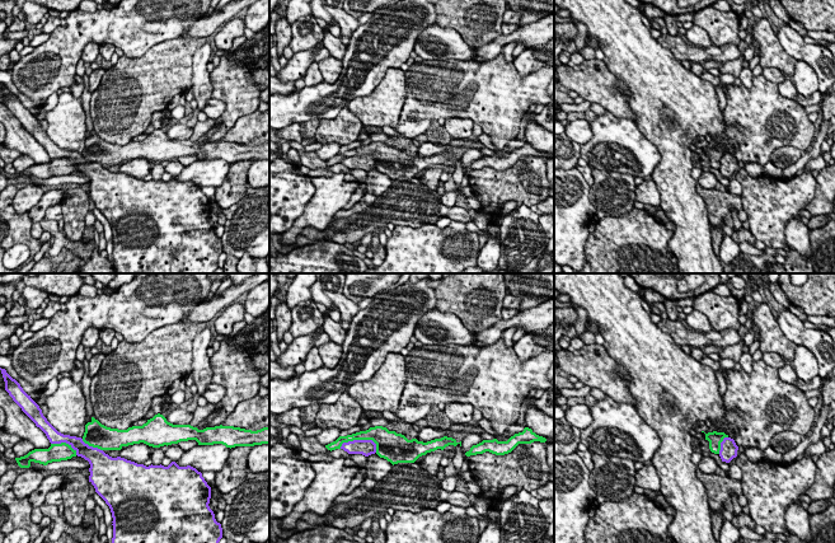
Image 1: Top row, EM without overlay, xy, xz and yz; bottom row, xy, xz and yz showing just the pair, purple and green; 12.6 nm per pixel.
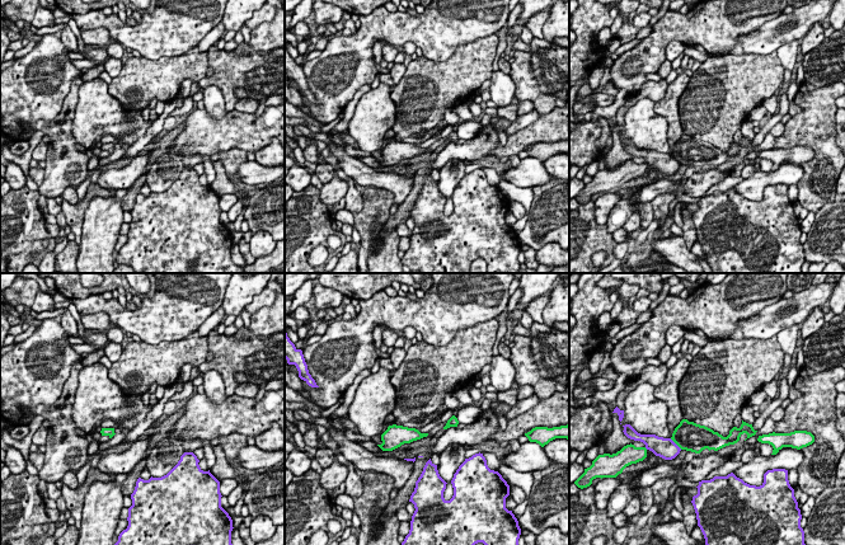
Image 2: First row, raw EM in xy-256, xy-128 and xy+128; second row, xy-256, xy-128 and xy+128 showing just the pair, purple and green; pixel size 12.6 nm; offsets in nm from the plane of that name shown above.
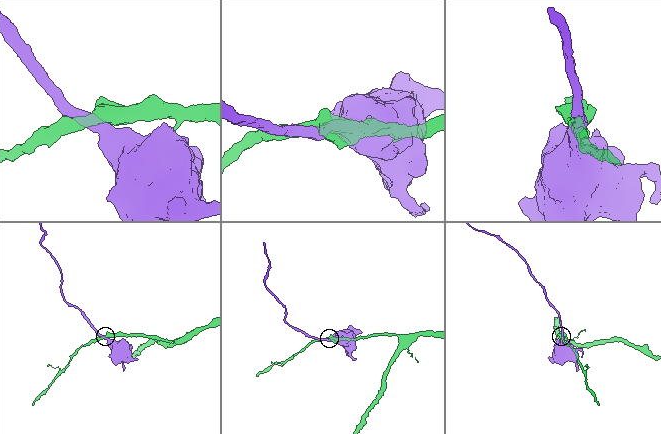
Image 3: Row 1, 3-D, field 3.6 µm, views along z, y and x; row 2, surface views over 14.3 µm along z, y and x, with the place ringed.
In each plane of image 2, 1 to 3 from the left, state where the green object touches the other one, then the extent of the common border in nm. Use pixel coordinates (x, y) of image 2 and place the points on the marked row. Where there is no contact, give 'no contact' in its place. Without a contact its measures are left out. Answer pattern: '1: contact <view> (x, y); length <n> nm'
1: no contact
2: no contact
3: contact xy+128 (675, 444); length 200 nm

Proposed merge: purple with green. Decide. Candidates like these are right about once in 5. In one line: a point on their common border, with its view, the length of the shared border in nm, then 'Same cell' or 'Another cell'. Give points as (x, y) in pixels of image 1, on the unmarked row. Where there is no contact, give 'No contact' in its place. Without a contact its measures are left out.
Touches purple at xz (357, 155). Shared border 480 nm. Another cell

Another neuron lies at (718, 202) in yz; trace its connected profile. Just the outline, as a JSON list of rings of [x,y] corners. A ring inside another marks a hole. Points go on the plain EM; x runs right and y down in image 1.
[[[696,184],[696,192],[707,203],[709,223],[717,229],[722,230],[728,212],[732,212],[733,209],[742,210],[741,196],[733,195],[730,191],[707,189]]]

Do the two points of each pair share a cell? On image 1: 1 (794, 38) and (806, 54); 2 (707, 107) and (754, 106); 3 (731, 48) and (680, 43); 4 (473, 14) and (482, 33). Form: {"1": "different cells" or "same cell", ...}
{"1": "same cell", "2": "different cells", "3": "same cell", "4": "same cell"}

